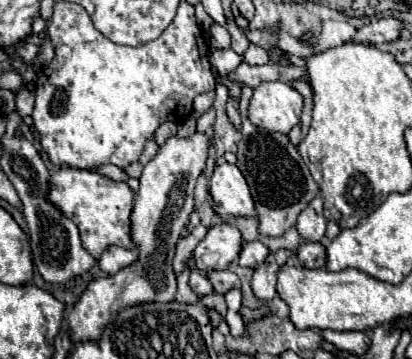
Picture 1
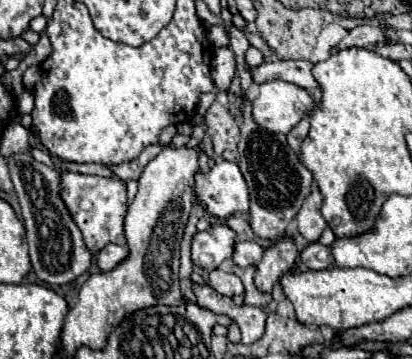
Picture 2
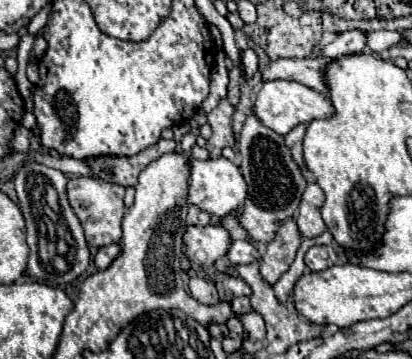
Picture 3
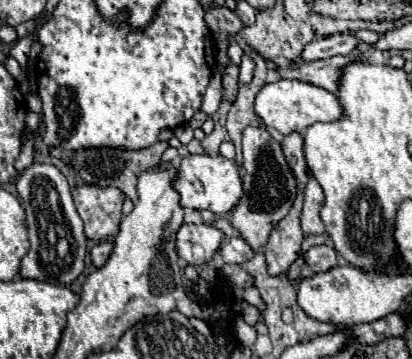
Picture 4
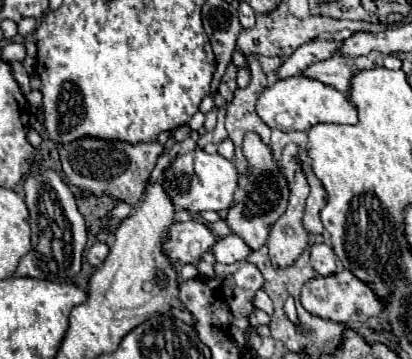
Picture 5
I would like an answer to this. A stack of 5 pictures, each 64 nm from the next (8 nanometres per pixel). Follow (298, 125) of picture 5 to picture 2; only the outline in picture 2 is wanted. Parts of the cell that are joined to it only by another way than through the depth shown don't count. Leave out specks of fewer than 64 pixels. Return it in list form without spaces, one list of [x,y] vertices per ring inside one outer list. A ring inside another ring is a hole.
[[[272,80],[260,84],[260,94],[252,102],[252,118],[270,132],[288,134],[314,106],[316,102],[304,88]]]

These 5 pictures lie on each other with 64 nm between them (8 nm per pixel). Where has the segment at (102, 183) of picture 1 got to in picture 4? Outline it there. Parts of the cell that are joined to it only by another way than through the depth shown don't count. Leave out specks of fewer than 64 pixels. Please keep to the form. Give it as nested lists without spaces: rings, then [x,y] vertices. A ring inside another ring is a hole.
[[[98,184],[72,186],[76,210],[84,222],[84,234],[92,242],[110,240],[118,234],[124,192],[118,188],[104,188]]]

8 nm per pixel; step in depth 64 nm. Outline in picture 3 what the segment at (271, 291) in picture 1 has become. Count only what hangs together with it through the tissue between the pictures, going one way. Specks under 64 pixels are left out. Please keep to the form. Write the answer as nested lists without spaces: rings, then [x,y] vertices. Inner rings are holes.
[[[294,218],[280,228],[276,238],[266,246],[266,252],[260,260],[260,274],[266,284],[274,284],[294,262],[296,250],[300,246],[300,232]]]

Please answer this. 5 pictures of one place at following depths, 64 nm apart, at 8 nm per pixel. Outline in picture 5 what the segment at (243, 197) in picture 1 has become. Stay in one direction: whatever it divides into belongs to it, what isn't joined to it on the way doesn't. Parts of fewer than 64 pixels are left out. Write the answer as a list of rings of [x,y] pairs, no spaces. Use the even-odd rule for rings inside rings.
[[[196,148],[192,152],[180,154],[174,160],[164,178],[164,190],[172,196],[178,208],[190,212],[204,212],[204,210],[222,212],[228,210],[234,202],[234,192],[238,190],[238,172],[236,166],[224,156],[208,154],[202,148]]]

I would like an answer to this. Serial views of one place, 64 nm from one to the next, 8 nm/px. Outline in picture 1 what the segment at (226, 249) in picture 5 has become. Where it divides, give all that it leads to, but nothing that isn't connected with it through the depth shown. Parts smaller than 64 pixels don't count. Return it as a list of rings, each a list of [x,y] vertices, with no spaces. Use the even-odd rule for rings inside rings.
[[[246,242],[246,244],[242,246],[238,264],[254,270],[254,268],[258,268],[260,264],[264,264],[264,260],[266,260],[268,254],[270,254],[270,250],[268,250],[268,246],[264,246],[262,242]]]

